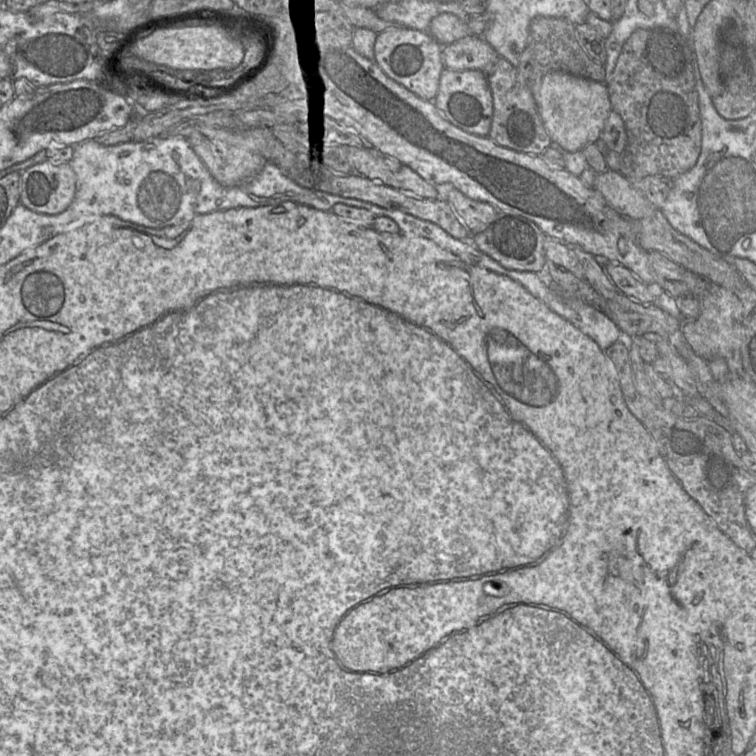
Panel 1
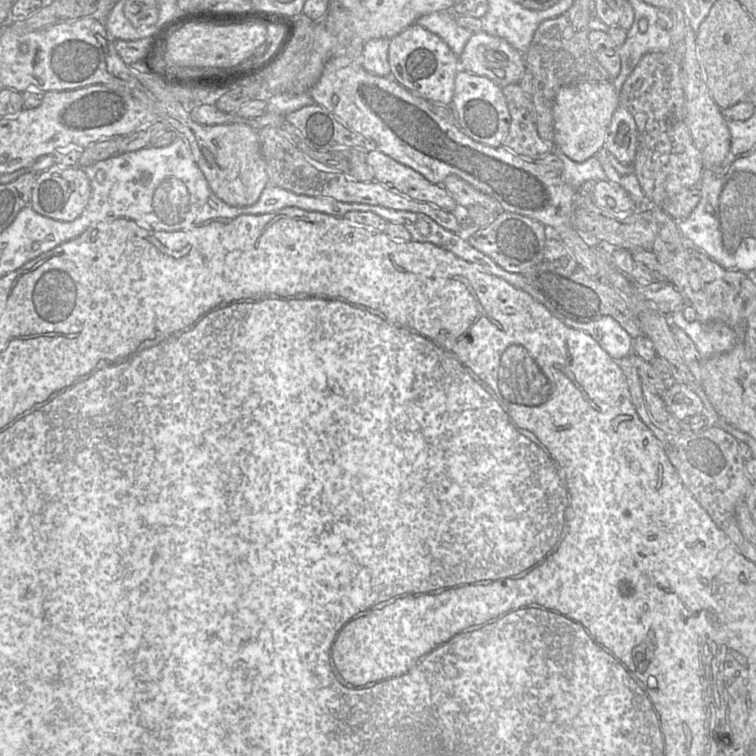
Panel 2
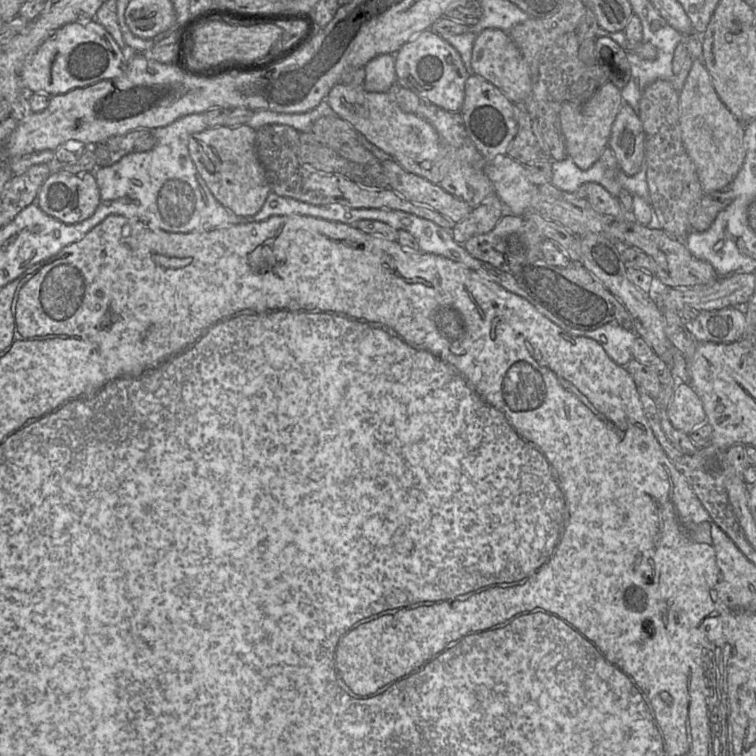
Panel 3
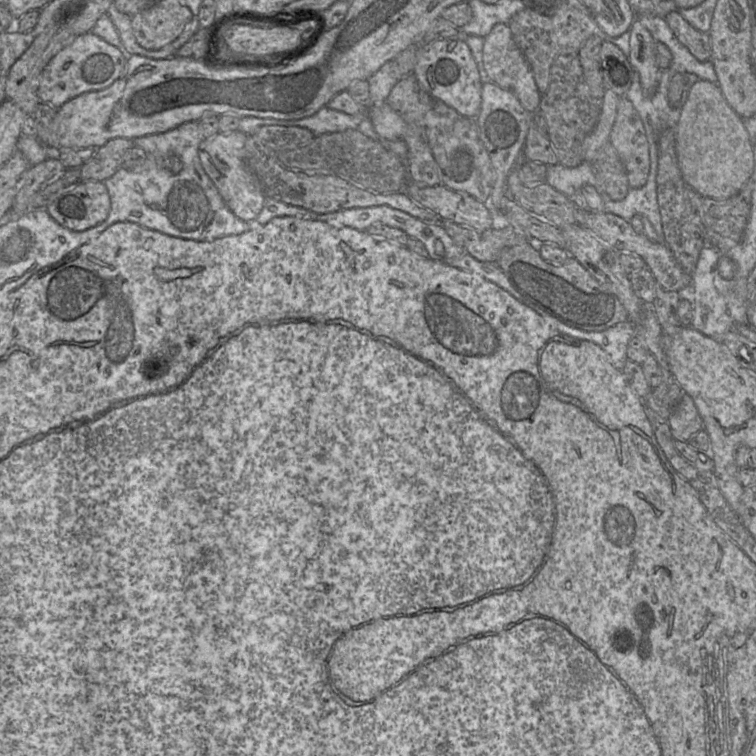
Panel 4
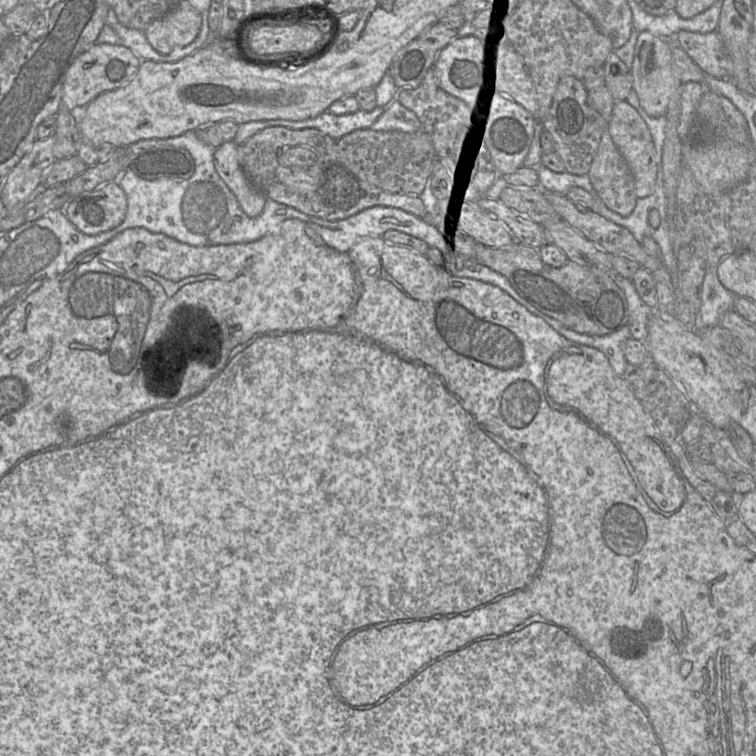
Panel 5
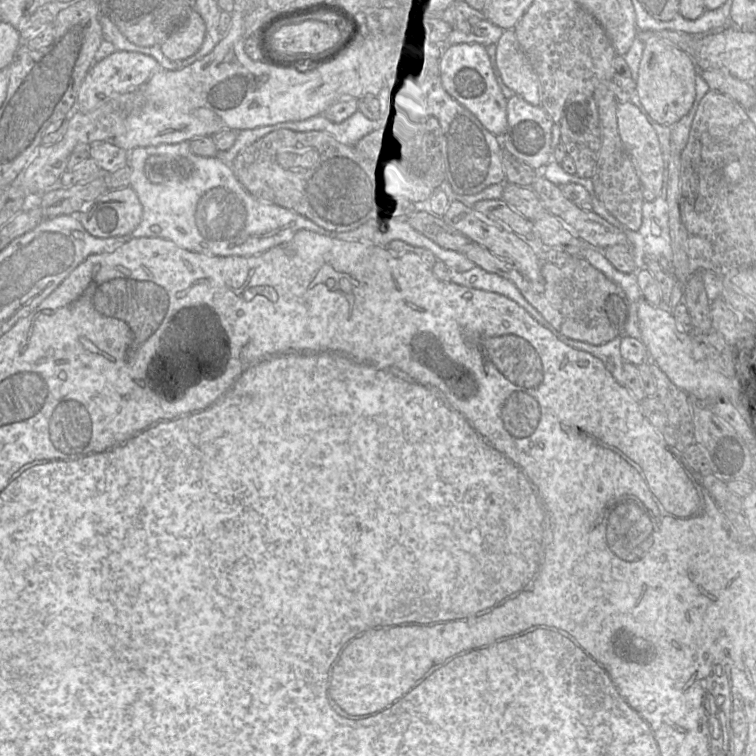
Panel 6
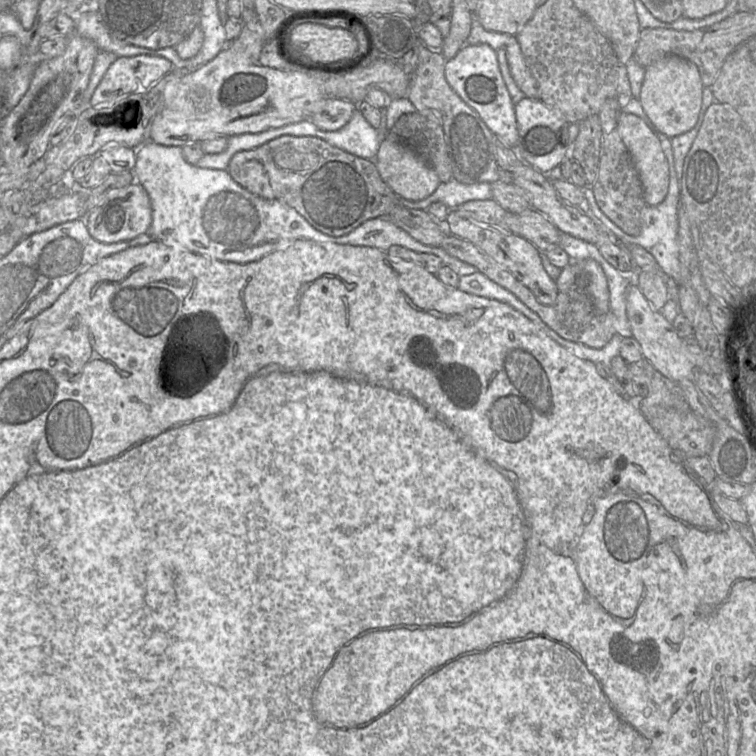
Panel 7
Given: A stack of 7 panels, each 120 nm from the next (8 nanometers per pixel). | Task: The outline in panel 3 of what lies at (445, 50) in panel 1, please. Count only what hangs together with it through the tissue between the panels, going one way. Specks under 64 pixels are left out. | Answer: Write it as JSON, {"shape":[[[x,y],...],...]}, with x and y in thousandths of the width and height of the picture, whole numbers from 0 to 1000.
{"shape":[[[656,37],[642,38],[630,48],[624,66],[624,95],[661,118],[679,136],[693,135],[704,123],[700,89],[687,63],[669,41]]]}

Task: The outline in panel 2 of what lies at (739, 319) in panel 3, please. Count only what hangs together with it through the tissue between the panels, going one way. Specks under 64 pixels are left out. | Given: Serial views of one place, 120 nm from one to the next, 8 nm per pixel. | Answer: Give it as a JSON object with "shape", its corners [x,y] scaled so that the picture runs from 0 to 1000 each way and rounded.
{"shape":[[[902,411],[889,413],[884,421],[890,431],[901,434],[914,447],[931,476],[964,466],[975,454],[975,440],[958,427],[911,426]]]}

